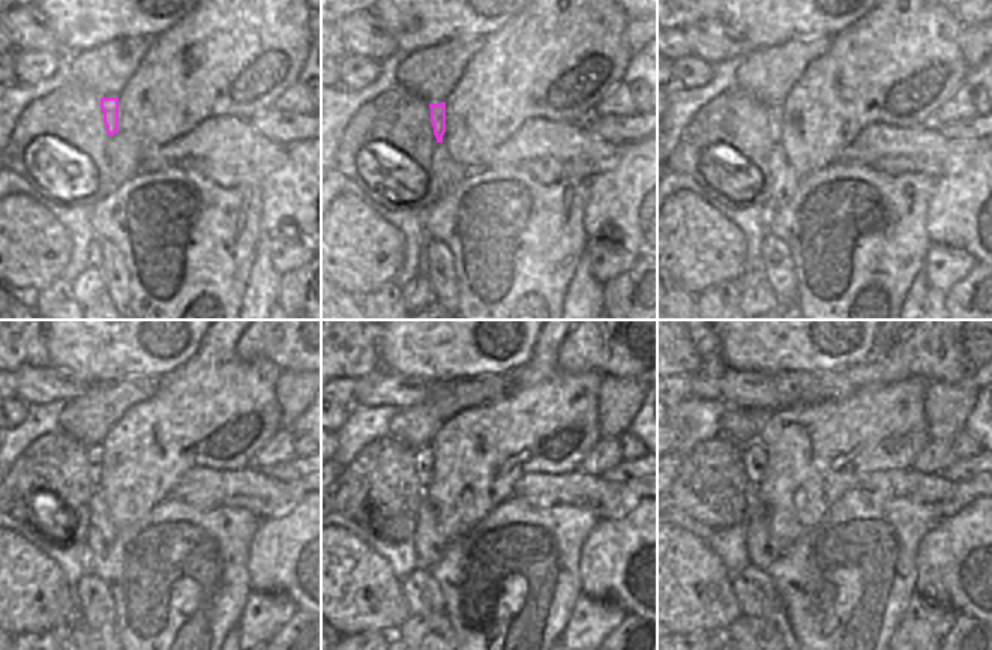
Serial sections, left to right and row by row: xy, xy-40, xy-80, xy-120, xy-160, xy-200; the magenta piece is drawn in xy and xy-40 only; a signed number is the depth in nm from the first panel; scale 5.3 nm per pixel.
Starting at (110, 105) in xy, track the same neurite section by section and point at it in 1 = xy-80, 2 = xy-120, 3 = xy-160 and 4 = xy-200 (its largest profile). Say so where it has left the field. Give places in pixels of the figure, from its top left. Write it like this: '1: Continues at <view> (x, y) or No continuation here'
1: Continues at xy-80 (773, 113)
2: Continues at xy-120 (93, 452)
3: Continues at xy-160 (423, 455)
4: Continues at xy-200 (754, 455)

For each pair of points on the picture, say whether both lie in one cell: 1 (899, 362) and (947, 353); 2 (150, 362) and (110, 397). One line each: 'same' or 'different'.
1: same
2: different

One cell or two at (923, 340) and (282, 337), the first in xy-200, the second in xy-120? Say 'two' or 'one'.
one

